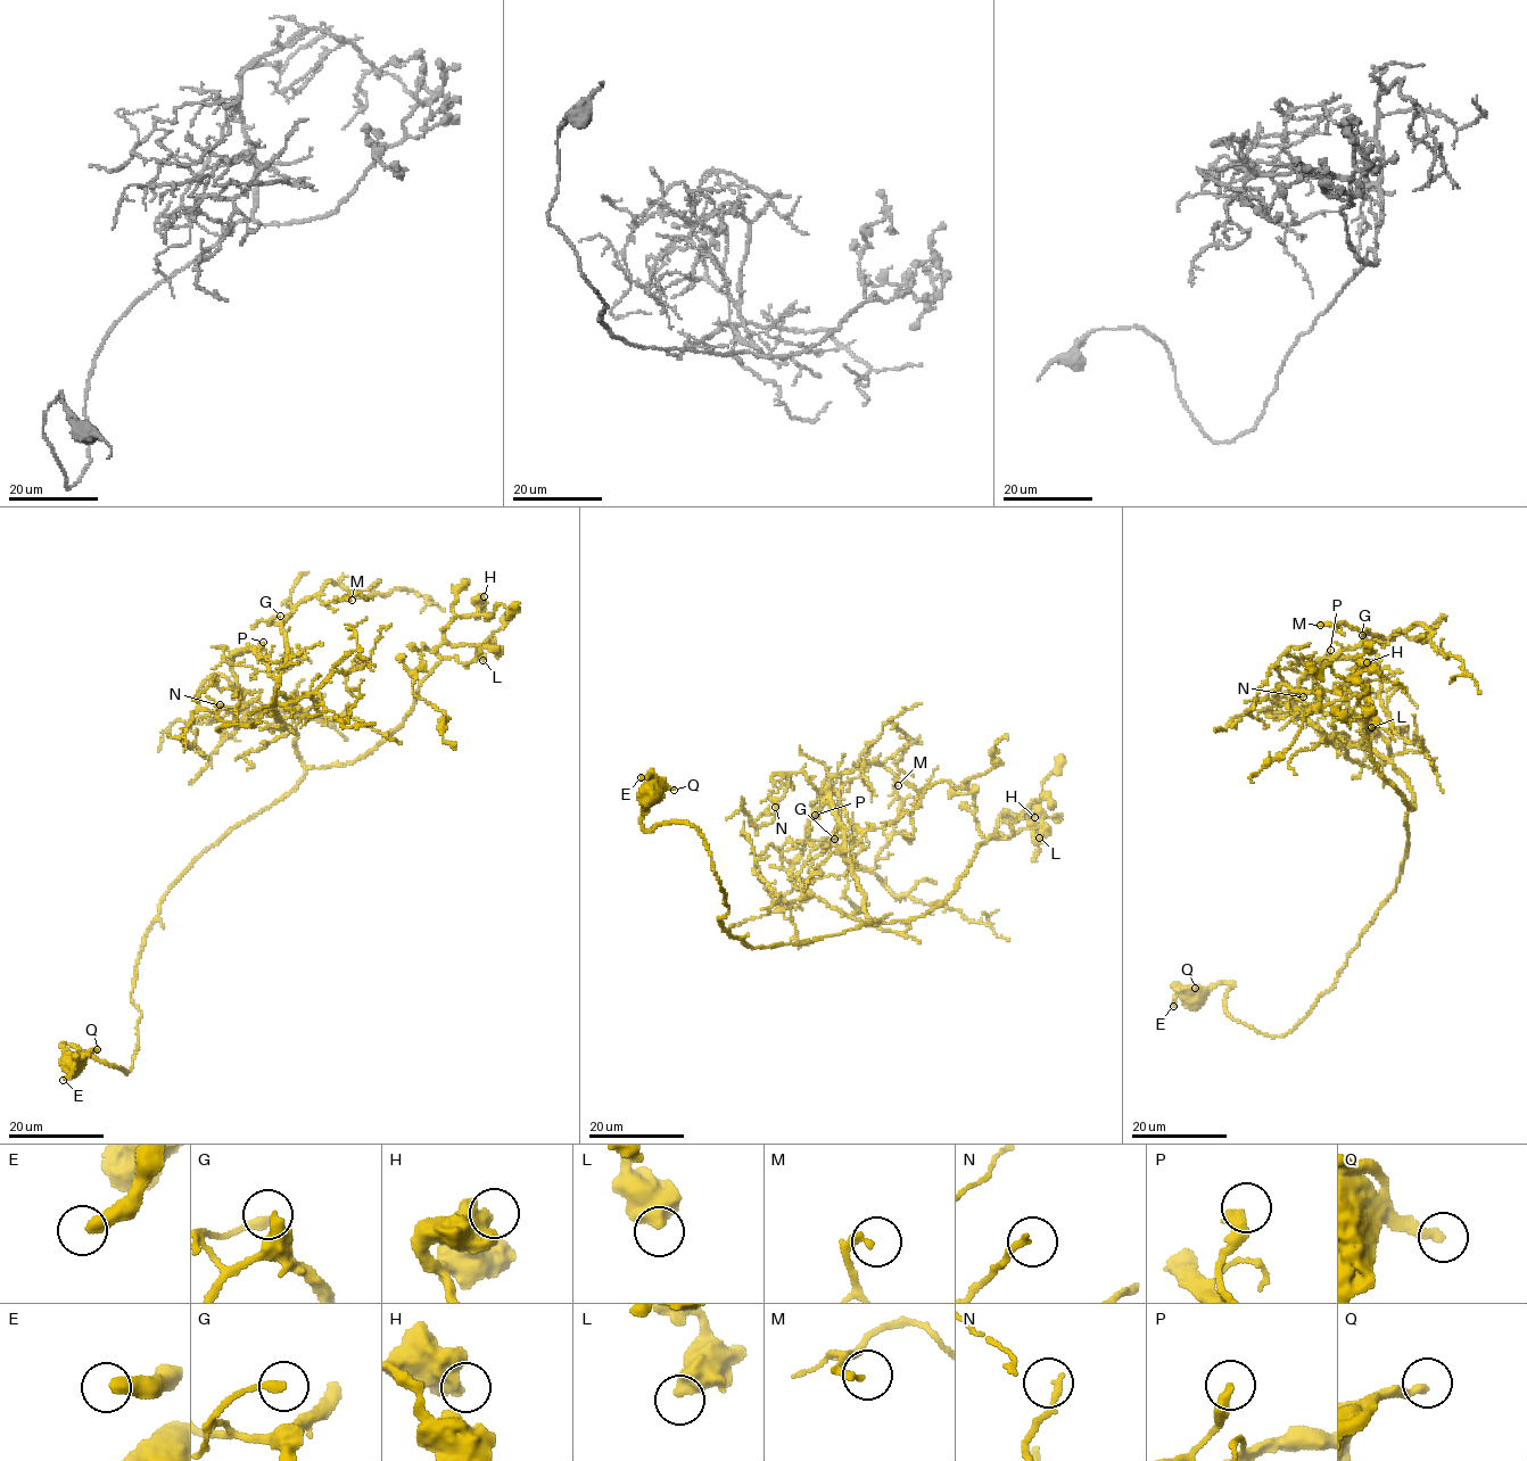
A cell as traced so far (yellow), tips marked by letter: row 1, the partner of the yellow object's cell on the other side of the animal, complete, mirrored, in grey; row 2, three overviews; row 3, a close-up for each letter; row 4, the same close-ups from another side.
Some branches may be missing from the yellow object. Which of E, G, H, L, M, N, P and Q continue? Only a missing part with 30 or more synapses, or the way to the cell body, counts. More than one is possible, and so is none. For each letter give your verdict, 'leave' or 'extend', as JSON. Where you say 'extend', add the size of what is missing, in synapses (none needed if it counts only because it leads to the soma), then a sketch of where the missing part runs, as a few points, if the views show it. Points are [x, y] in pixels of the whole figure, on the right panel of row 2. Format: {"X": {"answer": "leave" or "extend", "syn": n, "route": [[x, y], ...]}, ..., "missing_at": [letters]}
{"E": {"answer": "leave"}, "G": {"answer": "leave"}, "H": {"answer": "leave"}, "L": {"answer": "leave"}, "M": {"answer": "leave"}, "N": {"answer": "leave"}, "P": {"answer": "leave"}, "Q": {"answer": "leave"}, "missing_at": []}

